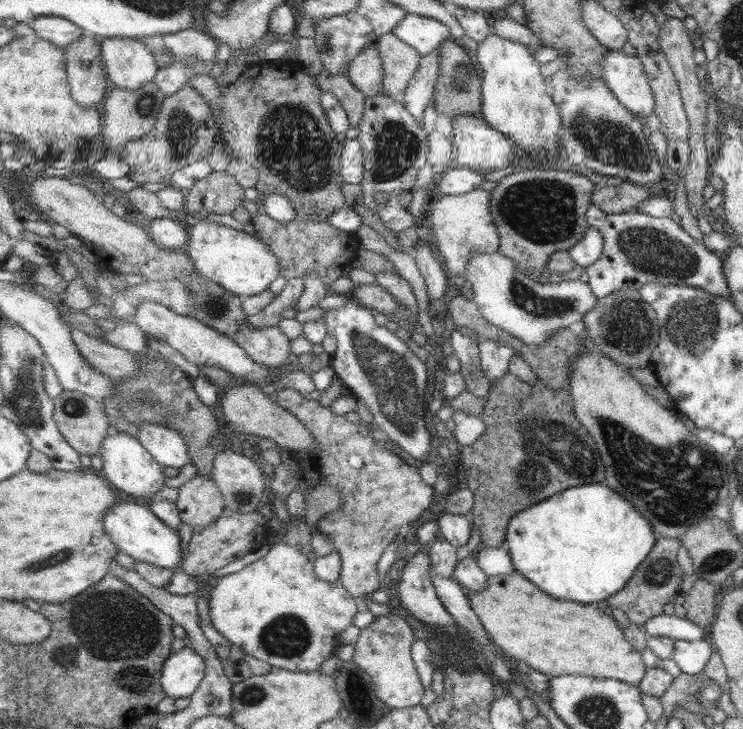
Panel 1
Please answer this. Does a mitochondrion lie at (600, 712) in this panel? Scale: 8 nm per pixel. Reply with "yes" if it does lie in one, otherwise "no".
yes

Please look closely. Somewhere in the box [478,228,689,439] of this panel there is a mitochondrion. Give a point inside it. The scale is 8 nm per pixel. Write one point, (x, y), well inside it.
(621, 327)

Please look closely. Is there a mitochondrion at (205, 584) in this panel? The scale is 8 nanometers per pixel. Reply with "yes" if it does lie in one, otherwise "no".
no

